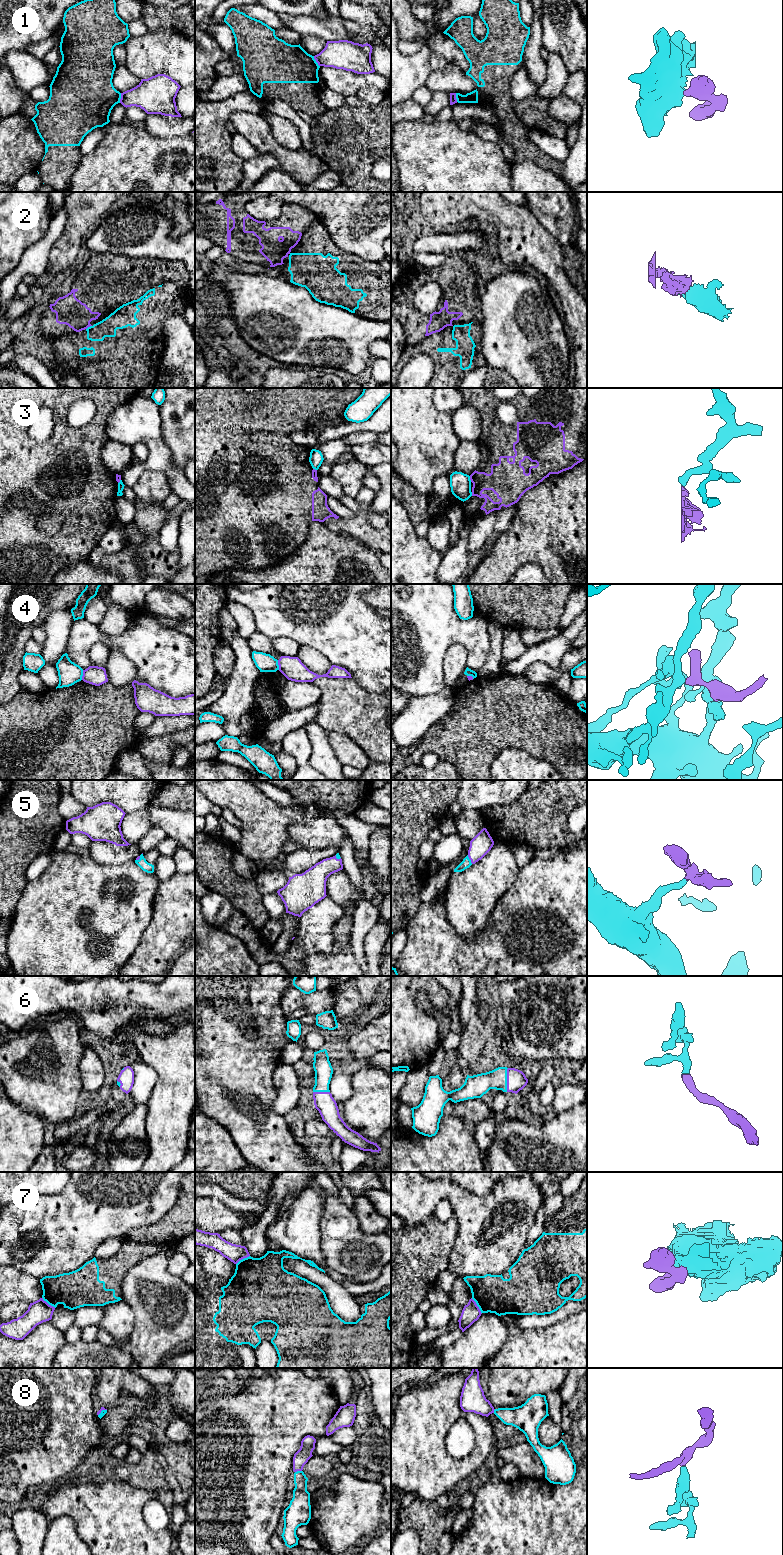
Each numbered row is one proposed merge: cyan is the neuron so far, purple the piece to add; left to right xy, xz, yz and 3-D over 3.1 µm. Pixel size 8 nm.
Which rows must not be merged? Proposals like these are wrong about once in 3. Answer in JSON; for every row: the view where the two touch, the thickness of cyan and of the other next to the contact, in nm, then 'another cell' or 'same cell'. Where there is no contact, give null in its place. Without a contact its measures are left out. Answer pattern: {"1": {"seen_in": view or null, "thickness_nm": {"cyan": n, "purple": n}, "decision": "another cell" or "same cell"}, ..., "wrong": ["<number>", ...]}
{"1": {"seen_in": "xz", "thickness_nm": {"cyan": 320, "purple": 240}, "decision": "another cell"}, "2": {"seen_in": "xy", "thickness_nm": {"cyan": 150, "purple": 220}, "decision": "another cell"}, "3": {"seen_in": "yz", "thickness_nm": {"cyan": 170, "purple": 200}, "decision": "another cell"}, "4": {"seen_in": "xy", "thickness_nm": {"cyan": 180, "purple": 150}, "decision": "another cell"}, "5": {"seen_in": "yz", "thickness_nm": {"cyan": 80, "purple": 170}, "decision": "same cell"}, "6": {"seen_in": "yz", "thickness_nm": {"cyan": 180, "purple": 160}, "decision": "same cell"}, "7": {"seen_in": "yz", "thickness_nm": {"cyan": 300, "purple": 140}, "decision": "another cell"}, "8": {"seen_in": "xz", "thickness_nm": {"cyan": 150, "purple": 120}, "decision": "same cell"}, "wrong": ["1", "2", "3", "4", "7"]}

